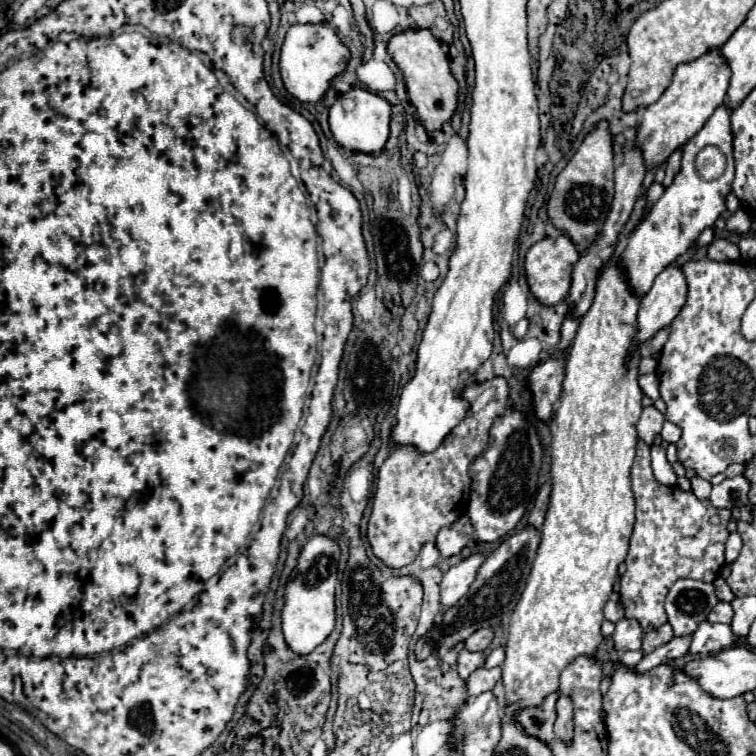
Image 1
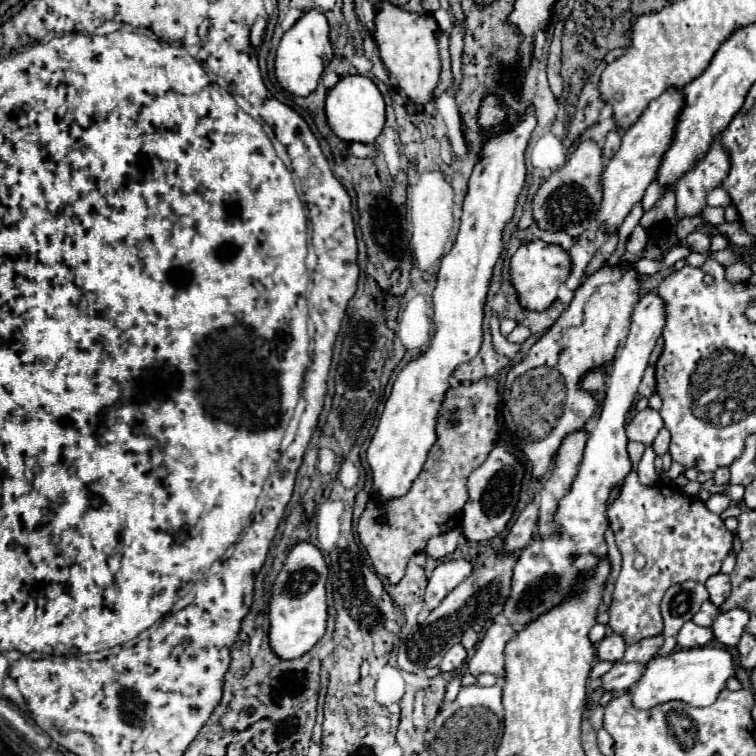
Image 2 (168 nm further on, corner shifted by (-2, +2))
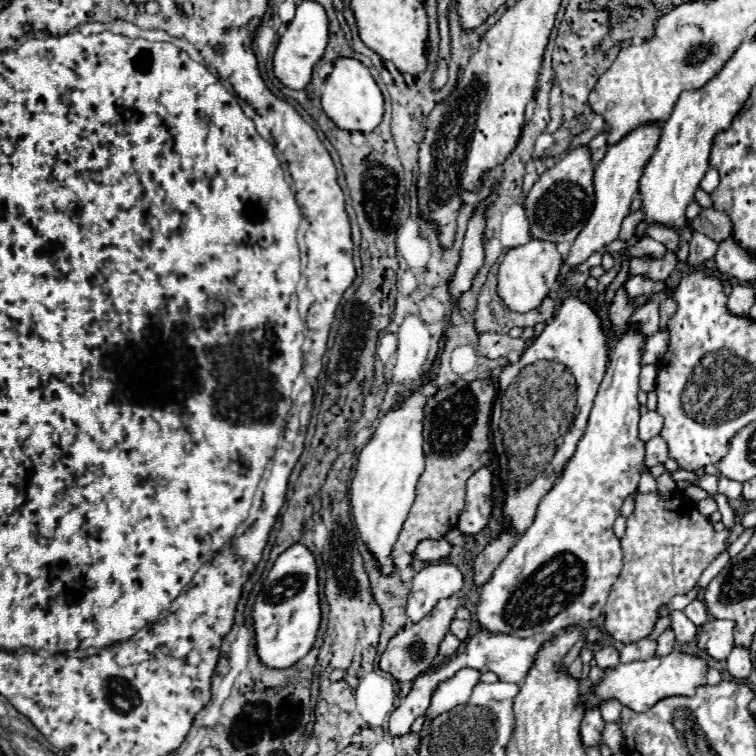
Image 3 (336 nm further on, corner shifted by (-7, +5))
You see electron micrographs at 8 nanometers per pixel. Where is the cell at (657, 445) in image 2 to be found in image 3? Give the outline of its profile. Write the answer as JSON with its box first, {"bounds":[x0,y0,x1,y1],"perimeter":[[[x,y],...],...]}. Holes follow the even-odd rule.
{"bounds":[646,436,668,466],"perimeter":[[[654,436],[652,440],[646,442],[646,466],[656,466],[656,464],[664,464],[668,460],[668,448],[666,442],[660,436]]]}

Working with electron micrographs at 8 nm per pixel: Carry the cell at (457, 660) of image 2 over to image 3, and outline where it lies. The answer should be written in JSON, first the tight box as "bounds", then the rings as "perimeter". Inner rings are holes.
{"bounds":[440,634,460,656],"perimeter":[[[446,634],[444,638],[442,638],[442,642],[440,642],[440,654],[442,656],[452,656],[456,650],[458,650],[458,646],[460,646],[460,640],[454,636],[454,634]]]}

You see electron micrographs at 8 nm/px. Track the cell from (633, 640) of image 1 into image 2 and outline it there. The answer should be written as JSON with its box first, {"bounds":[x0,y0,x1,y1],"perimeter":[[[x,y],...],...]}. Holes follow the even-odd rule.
{"bounds":[597,633,625,661],"perimeter":[[[617,633],[607,635],[599,645],[597,645],[597,657],[601,661],[621,661],[625,655],[625,639]]]}

